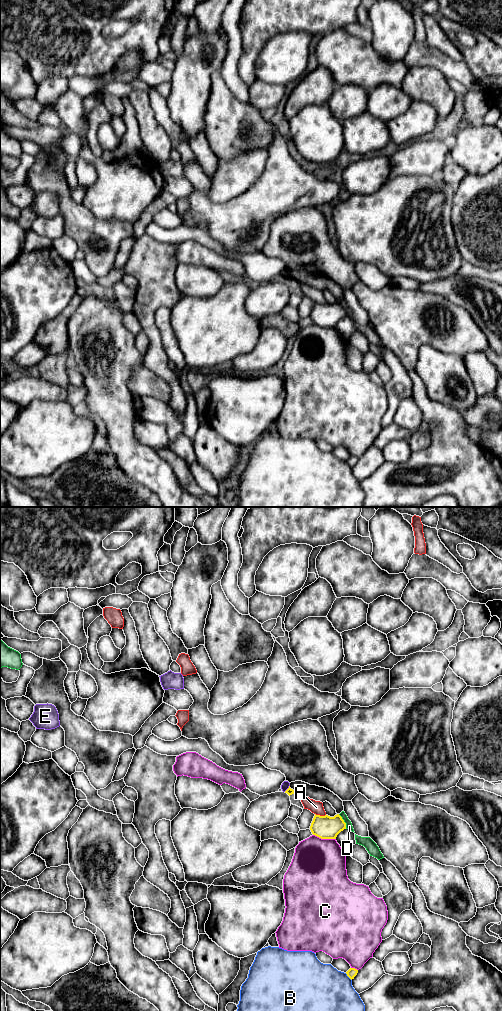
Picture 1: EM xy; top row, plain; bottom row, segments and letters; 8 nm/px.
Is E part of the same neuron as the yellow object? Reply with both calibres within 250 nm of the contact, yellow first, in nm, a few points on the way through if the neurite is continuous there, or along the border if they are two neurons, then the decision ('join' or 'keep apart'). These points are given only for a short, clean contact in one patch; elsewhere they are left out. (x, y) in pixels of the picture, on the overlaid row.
calibres 60 and 70 nm; border xy (289, 785), (284, 791); keep apart

